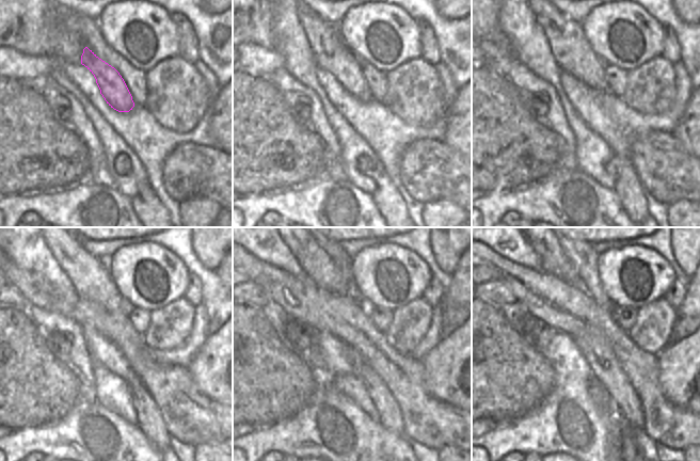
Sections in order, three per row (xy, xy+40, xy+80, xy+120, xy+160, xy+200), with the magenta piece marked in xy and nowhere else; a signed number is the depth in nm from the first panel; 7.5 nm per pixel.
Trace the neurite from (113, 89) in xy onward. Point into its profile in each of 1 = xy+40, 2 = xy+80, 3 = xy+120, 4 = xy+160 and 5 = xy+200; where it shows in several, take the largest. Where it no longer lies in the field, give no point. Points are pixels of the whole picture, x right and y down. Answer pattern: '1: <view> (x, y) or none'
1: xy+40 (332, 54)
2: xy+80 (572, 52)
3: xy+120 (89, 275)
4: xy+160 (315, 261)
5: xy+200 (554, 260)

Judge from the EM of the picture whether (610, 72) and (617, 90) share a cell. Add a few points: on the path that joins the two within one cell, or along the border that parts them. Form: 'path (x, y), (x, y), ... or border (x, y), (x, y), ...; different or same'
path (610, 76), (617, 85); same

